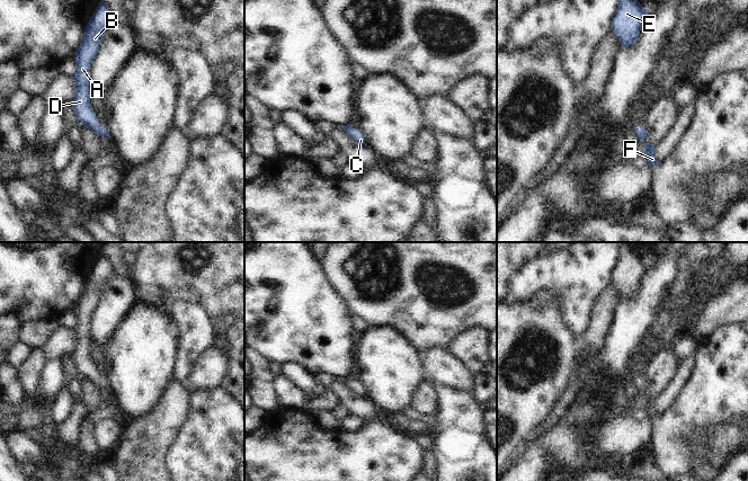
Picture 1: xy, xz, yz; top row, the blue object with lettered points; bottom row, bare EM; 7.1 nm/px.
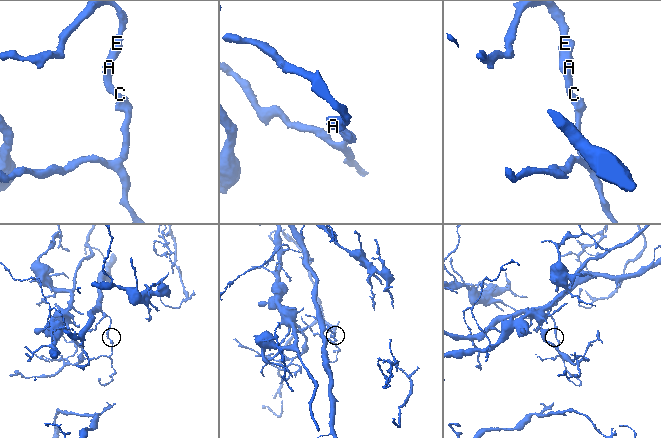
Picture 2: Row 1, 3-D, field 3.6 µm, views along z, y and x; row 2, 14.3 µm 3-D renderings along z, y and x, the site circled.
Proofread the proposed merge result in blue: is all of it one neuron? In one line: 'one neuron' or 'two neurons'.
one neuron

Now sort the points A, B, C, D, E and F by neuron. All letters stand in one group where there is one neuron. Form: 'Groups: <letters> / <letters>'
Groups: A B C D E F.

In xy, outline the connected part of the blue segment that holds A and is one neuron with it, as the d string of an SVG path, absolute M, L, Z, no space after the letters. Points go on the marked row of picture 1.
M100 2L92 14L83 32L83 37L75 51L75 71L72 75L75 82L74 98L71 103L77 119L98 135L109 136L103 127L90 105L90 64L99 48L104 35L113 20L113 16L104 2Z

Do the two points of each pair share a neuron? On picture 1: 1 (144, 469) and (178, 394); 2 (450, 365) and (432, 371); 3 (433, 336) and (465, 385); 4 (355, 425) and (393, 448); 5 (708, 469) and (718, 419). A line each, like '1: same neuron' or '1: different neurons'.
1: same neuron
2: same neuron
3: different neurons
4: different neurons
5: different neurons

